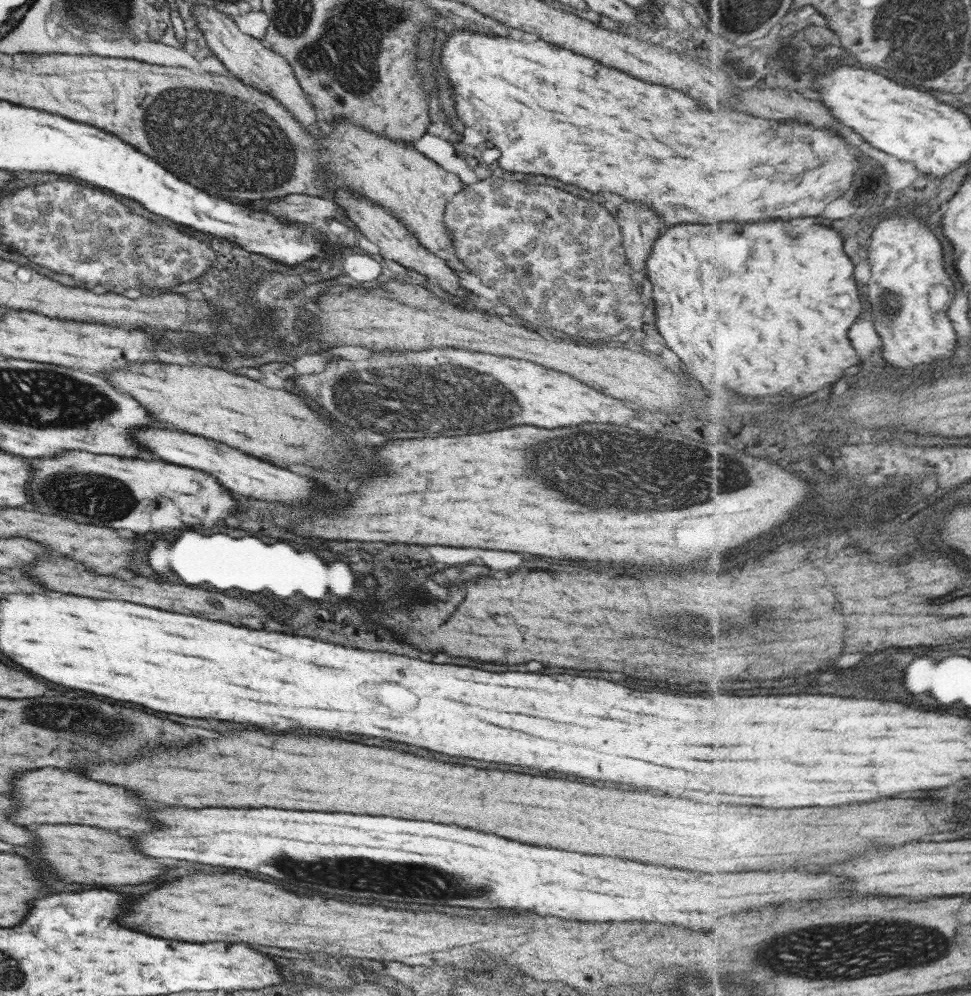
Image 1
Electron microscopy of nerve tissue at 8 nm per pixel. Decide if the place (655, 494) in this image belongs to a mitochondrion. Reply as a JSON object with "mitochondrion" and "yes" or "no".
{"mitochondrion":"yes"}

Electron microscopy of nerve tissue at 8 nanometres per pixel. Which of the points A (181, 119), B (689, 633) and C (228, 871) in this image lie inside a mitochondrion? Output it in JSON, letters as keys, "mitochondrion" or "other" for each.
{"A":"mitochondrion","B":"mitochondrion","C":"other"}

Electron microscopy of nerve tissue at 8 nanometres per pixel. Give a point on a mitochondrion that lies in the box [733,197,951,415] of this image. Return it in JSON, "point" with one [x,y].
{"point":[892,302]}

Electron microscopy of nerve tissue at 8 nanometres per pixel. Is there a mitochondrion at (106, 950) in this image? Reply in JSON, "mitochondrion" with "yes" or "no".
{"mitochondrion":"no"}

